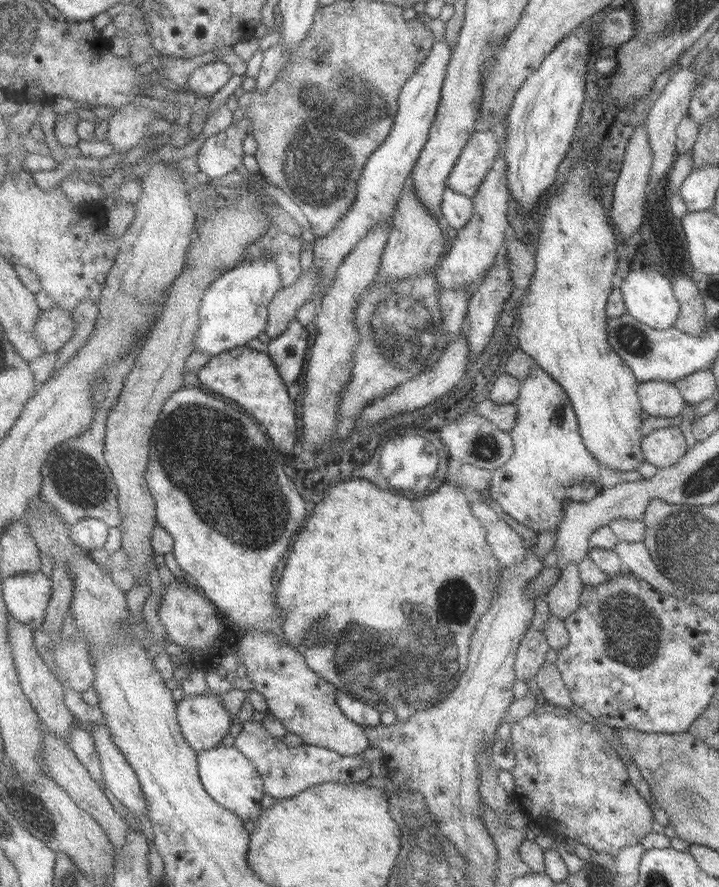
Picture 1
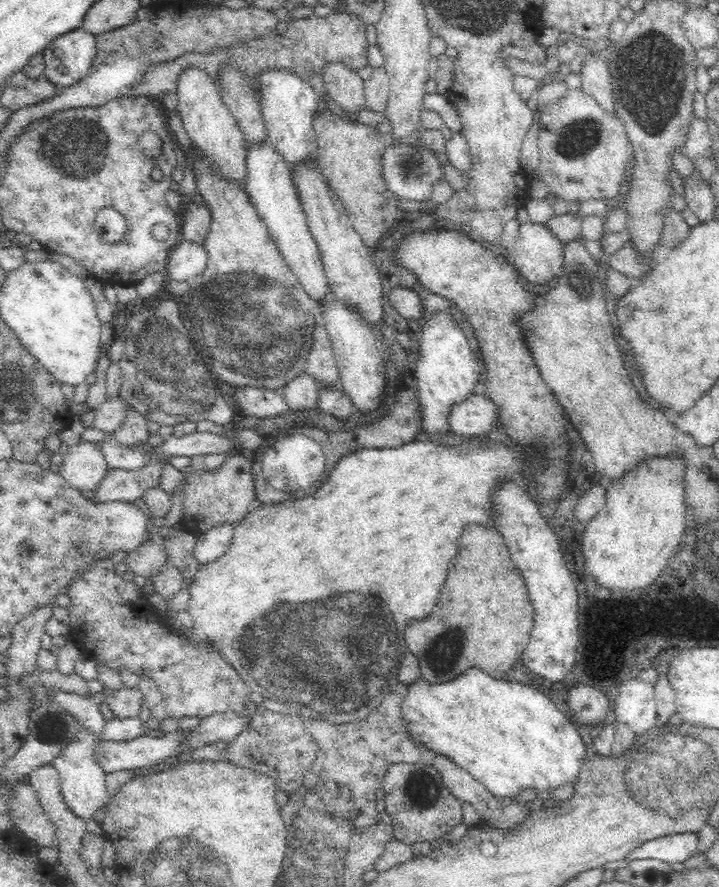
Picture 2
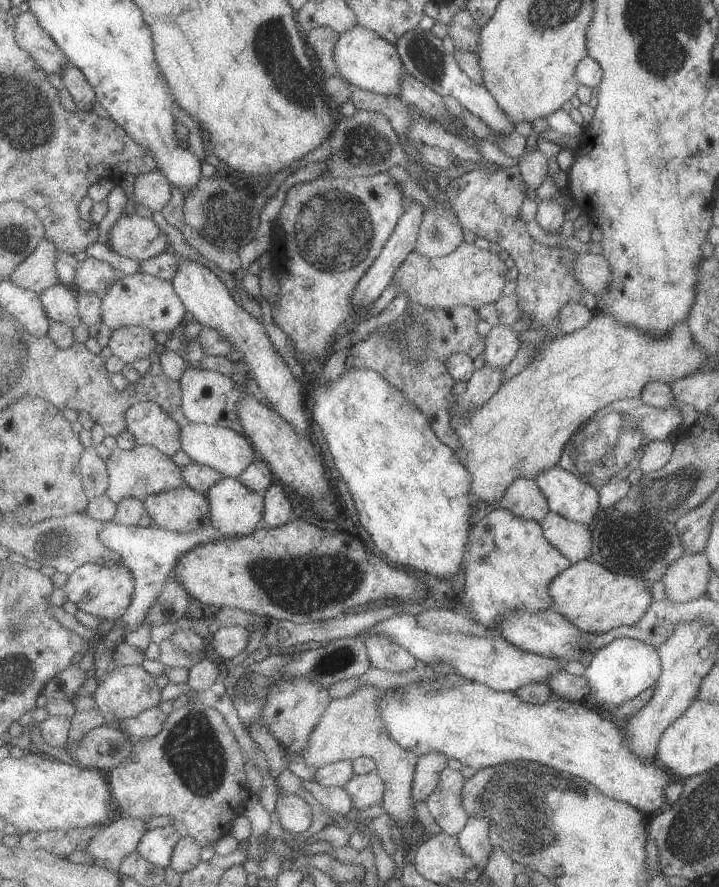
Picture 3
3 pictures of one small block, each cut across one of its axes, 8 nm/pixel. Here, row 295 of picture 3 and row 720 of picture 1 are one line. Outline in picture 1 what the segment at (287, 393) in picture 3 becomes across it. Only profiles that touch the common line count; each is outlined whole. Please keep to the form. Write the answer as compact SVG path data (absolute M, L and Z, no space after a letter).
M220 694L185 696L179 702L180 726L185 738L198 752L222 745L234 722Z

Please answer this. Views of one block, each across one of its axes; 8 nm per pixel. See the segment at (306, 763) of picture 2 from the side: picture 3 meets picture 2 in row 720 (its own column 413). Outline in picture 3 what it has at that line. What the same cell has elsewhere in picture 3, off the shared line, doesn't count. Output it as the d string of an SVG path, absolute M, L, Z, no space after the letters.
M464 241L456 252L445 257L427 257L412 252L400 267L393 284L398 289L398 295L408 294L411 303L445 309L468 305L480 310L484 305L497 303L504 298L510 271L510 266L499 253Z

